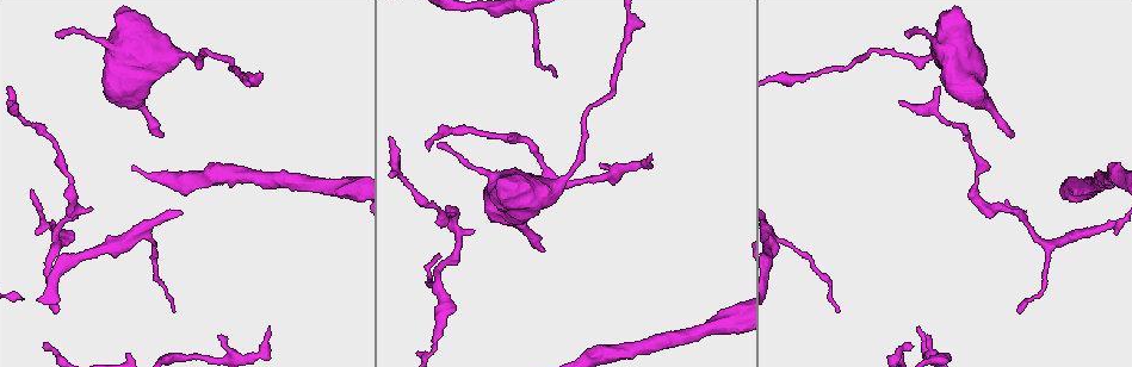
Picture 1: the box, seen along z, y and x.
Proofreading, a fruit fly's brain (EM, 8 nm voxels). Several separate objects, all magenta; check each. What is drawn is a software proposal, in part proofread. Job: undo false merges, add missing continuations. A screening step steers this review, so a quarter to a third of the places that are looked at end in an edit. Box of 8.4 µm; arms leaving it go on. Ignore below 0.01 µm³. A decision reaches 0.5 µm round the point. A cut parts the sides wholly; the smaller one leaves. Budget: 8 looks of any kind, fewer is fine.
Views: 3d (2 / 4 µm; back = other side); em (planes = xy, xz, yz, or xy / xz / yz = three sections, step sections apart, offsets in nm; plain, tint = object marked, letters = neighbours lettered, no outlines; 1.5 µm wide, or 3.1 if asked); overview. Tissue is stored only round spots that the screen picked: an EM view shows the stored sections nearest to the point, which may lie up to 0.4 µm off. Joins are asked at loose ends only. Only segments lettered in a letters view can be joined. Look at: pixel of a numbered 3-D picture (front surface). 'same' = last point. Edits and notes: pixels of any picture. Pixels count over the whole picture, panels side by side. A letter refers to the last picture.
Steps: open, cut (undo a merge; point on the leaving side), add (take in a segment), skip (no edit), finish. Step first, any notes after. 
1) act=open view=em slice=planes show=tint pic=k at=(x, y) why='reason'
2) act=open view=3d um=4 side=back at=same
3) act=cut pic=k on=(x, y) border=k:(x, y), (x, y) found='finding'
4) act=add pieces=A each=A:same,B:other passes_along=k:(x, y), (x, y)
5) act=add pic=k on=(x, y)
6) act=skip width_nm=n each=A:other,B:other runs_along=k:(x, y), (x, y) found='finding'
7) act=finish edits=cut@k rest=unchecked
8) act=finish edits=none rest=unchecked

act=open view=3d um=2 pic=1 at=(949, 124) why='a narrow waist'

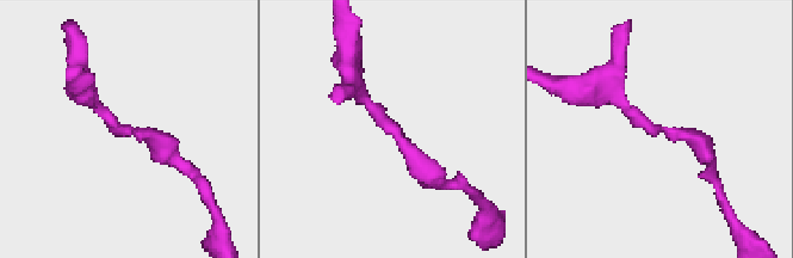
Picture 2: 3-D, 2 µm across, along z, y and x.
act=open view=em slice=planes show=plain pic=2 at=(653, 133)

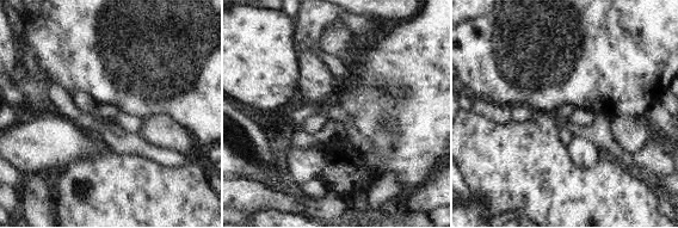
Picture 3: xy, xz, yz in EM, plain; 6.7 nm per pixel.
act=open view=em slice=planes show=letters at=same

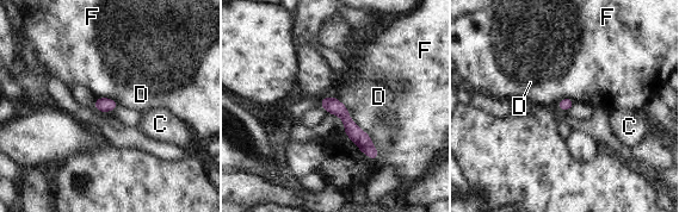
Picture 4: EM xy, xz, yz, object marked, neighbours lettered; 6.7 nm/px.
act=skip width_nm=90 each=C:other,D:other,F:other border=4:(355, 123), (378, 151), (376, 161) found='continuous, no second cell'

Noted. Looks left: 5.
act=open view=3d um=4 side=back pic=1 at=(540, 245) why='branch stops here'

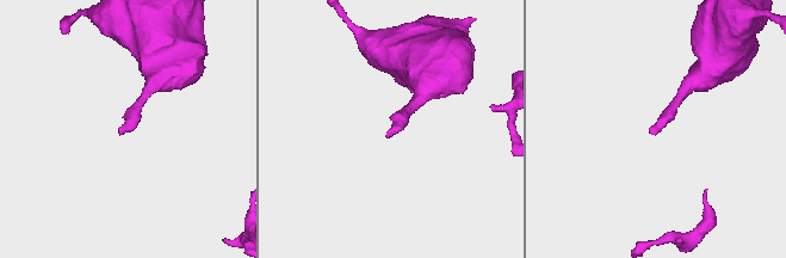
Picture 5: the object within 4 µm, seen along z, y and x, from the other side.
act=open view=em slice=xy step=4 show=tint pic=5 at=(120, 131)

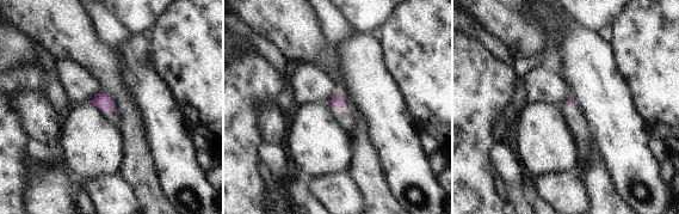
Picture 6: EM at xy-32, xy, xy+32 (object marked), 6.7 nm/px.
act=open view=em slice=xy step=4 show=letters at=same

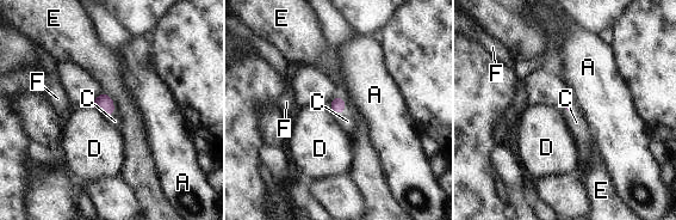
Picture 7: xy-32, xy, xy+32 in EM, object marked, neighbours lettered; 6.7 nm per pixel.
act=add pic=7 on=(347, 121) each=A:other,C:same,D:other,E:other,F:other found='the cell continues'

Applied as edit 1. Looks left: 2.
act=finish edits=add@7 rest=unchecked

